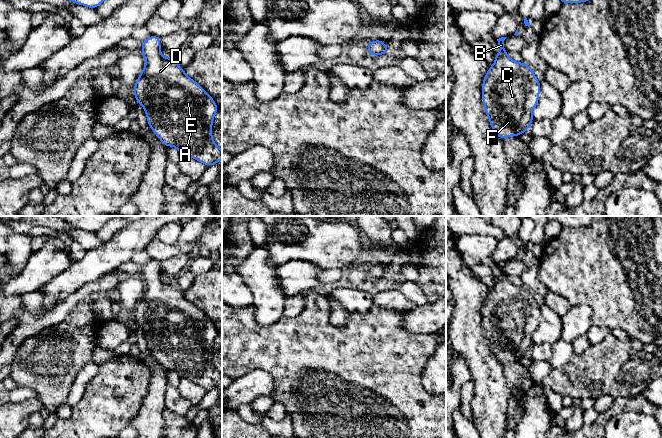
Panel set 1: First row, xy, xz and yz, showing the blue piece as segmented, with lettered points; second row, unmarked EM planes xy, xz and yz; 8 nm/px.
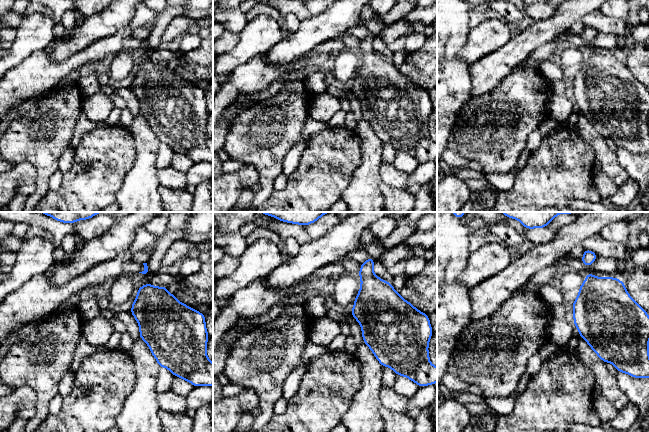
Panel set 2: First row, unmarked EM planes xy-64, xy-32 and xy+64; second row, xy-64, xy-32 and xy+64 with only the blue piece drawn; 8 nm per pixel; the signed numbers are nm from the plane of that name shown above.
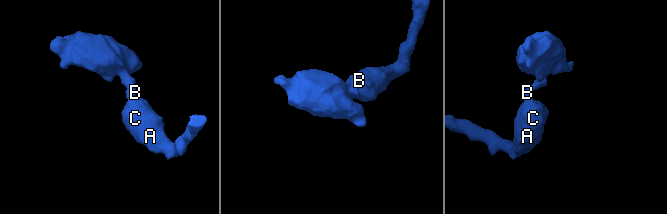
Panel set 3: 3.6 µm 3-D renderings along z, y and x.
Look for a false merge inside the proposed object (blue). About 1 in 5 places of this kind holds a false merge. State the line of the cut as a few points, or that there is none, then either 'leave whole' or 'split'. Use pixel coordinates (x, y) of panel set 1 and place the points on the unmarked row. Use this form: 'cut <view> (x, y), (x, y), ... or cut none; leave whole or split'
cut none; leave whole

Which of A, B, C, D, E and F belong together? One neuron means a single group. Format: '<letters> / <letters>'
A B C D E F

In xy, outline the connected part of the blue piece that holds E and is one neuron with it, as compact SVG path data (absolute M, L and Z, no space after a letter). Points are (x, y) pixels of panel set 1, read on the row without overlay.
M151 259L142 266L141 277L145 282L145 291L134 308L135 323L144 332L149 351L165 370L174 370L180 378L190 380L207 391L218 388L222 383L222 374L215 368L212 361L212 348L218 330L203 311L186 299L174 283L161 278L160 271L158 260Z

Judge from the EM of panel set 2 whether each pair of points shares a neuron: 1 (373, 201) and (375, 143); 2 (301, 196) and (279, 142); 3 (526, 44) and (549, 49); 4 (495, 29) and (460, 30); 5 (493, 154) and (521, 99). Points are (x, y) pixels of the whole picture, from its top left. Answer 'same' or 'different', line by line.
1: same
2: different
3: different
4: different
5: same

